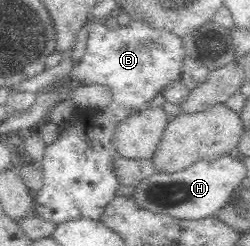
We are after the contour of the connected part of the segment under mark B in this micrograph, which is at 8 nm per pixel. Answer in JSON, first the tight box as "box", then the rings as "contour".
{"box":[32,17,188,225],"contour":[[[100,17],[100,19],[92,21],[92,23],[90,23],[90,29],[88,29],[88,41],[86,44],[86,49],[84,50],[83,56],[78,59],[76,63],[73,63],[73,67],[69,71],[68,80],[77,81],[77,83],[82,86],[98,84],[104,85],[104,87],[110,87],[110,93],[112,93],[112,101],[110,101],[110,103],[108,103],[108,105],[106,105],[106,107],[104,107],[104,109],[102,110],[80,107],[80,112],[78,112],[78,107],[76,106],[77,114],[74,116],[71,115],[69,121],[58,125],[58,127],[64,127],[64,130],[66,131],[62,131],[60,135],[58,134],[56,139],[54,139],[52,145],[46,145],[46,150],[44,151],[44,156],[42,157],[42,160],[36,162],[41,168],[43,185],[38,191],[32,194],[32,214],[36,214],[40,216],[43,221],[48,221],[49,223],[54,223],[55,225],[66,221],[71,221],[70,219],[101,219],[101,215],[104,213],[106,206],[112,201],[112,199],[116,197],[116,191],[118,191],[118,187],[120,187],[120,180],[115,174],[114,168],[116,168],[116,161],[118,161],[118,159],[122,159],[122,156],[120,156],[120,152],[116,150],[116,146],[114,146],[113,143],[113,135],[116,133],[118,125],[126,121],[126,119],[130,117],[130,114],[136,114],[140,110],[142,110],[144,108],[144,104],[150,103],[150,101],[152,101],[152,99],[154,99],[156,95],[164,95],[164,91],[166,91],[166,89],[168,89],[170,85],[174,85],[174,83],[176,83],[177,85],[182,84],[183,59],[188,56],[187,51],[183,46],[182,37],[176,35],[175,33],[172,33],[171,31],[168,31],[167,29],[164,29],[163,27],[154,27],[153,25],[151,25],[151,23],[149,23],[149,21],[147,21],[147,19],[133,19],[133,21],[131,23],[128,23],[126,27],[118,27],[118,29],[110,29],[106,22],[106,19]]]}

